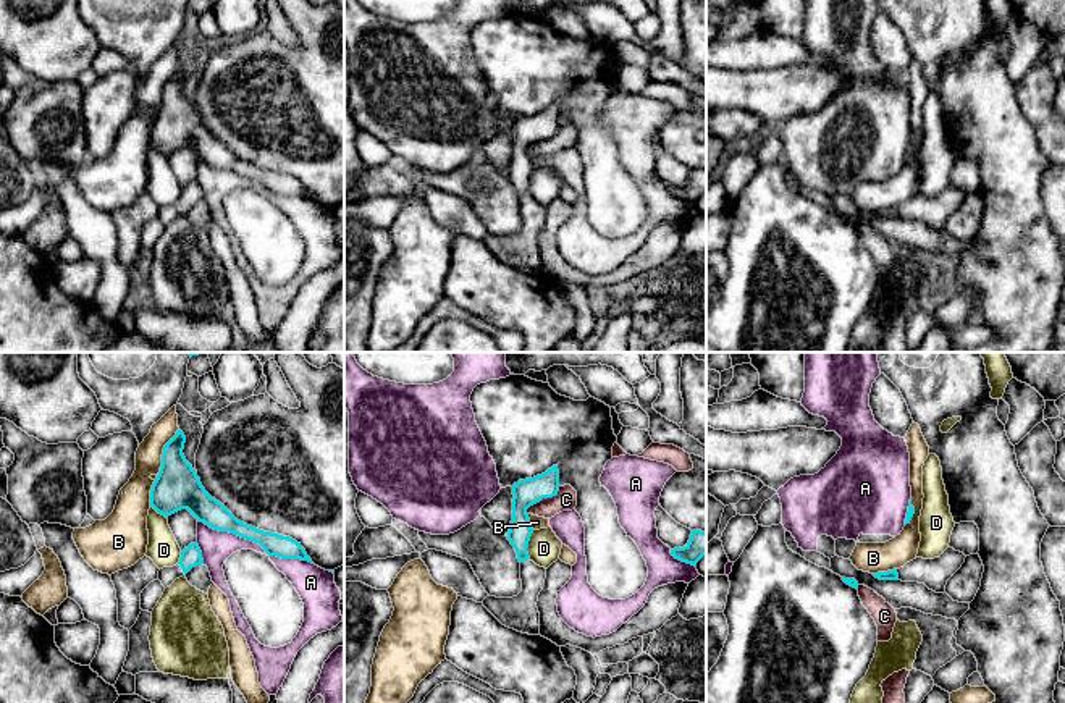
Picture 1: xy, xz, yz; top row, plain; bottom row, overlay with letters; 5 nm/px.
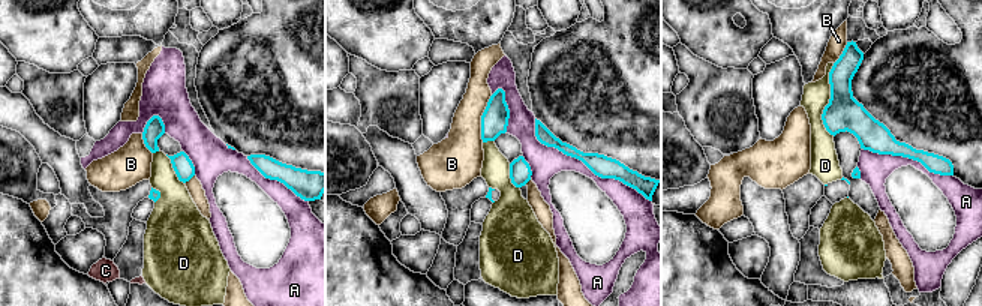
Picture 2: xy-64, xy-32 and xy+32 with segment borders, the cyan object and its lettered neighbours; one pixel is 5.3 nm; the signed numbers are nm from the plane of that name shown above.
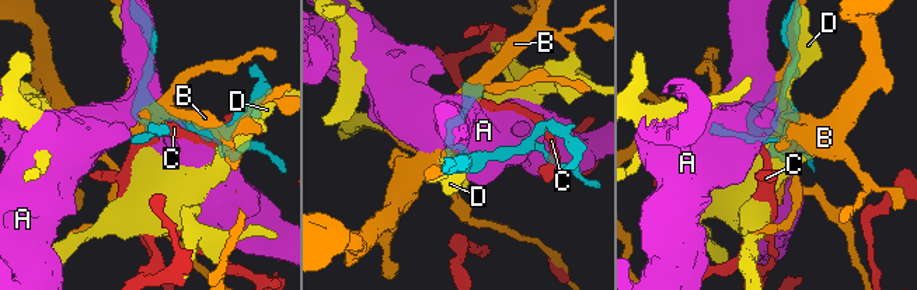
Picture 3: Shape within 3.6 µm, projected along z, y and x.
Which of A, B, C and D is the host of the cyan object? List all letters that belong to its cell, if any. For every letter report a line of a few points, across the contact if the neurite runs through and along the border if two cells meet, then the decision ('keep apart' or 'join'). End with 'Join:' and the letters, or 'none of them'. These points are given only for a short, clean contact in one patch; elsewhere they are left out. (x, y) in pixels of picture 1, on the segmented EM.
A: keep apart
B: keep apart
C: keep apart
D: keep apart
Join: none of them

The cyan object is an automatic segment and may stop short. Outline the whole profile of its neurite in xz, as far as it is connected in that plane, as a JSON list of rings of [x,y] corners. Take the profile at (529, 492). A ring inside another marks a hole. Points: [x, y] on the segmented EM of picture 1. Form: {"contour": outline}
{"contour": [[[553,465],[533,478],[519,480],[512,486],[512,520],[507,540],[520,562],[522,591],[512,598],[486,596],[483,606],[506,627],[522,634],[540,634],[538,595],[545,587],[546,569],[537,566],[527,553],[533,533],[527,509],[559,491],[559,470]]]}

